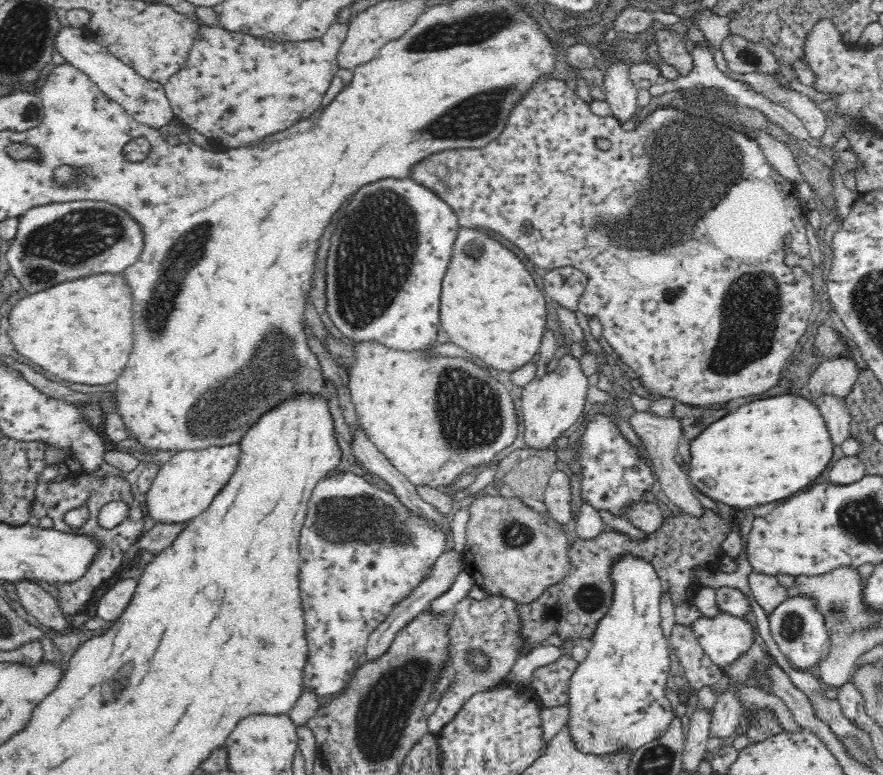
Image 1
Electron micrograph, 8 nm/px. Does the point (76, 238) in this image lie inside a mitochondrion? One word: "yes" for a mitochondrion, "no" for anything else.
yes

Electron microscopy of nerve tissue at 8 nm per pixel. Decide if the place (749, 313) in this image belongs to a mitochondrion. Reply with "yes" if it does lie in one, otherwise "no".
yes

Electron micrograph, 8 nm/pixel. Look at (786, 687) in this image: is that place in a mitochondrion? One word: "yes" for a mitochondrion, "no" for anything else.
no

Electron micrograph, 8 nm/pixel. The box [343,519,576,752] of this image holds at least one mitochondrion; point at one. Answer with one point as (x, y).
(554, 612)

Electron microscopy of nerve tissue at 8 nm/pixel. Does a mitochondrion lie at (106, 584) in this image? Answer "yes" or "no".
no

